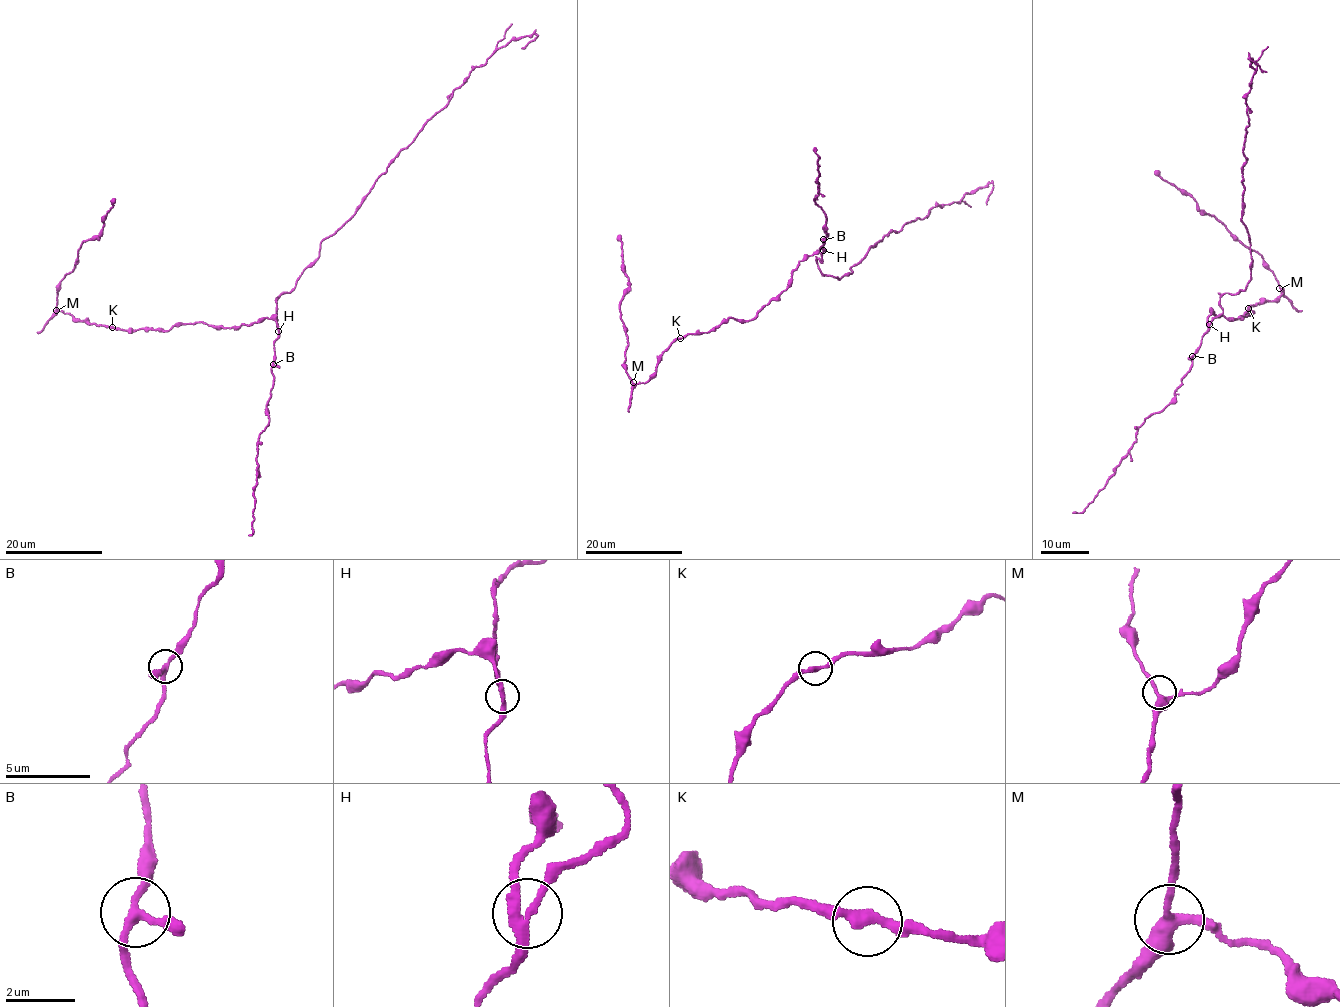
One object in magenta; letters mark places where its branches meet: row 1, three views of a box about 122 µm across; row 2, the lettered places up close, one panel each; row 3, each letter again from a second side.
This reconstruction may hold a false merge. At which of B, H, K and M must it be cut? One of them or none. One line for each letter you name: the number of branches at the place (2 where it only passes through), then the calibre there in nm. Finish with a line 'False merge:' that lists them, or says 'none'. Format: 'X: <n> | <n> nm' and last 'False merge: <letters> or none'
H: 3 | 240 nm
False merge: H

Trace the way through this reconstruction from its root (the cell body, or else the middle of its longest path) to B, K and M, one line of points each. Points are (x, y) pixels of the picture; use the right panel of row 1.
B: (1214, 318), (1192, 356)
K: (1214, 318), (1208, 321), (1211, 310), (1217, 316), (1235, 319), (1254, 312), (1243, 316), (1251, 314), (1248, 308)
M: (1214, 318), (1208, 321), (1211, 310), (1228, 319), (1251, 314), (1247, 310), (1252, 305), (1277, 300), (1279, 288)

